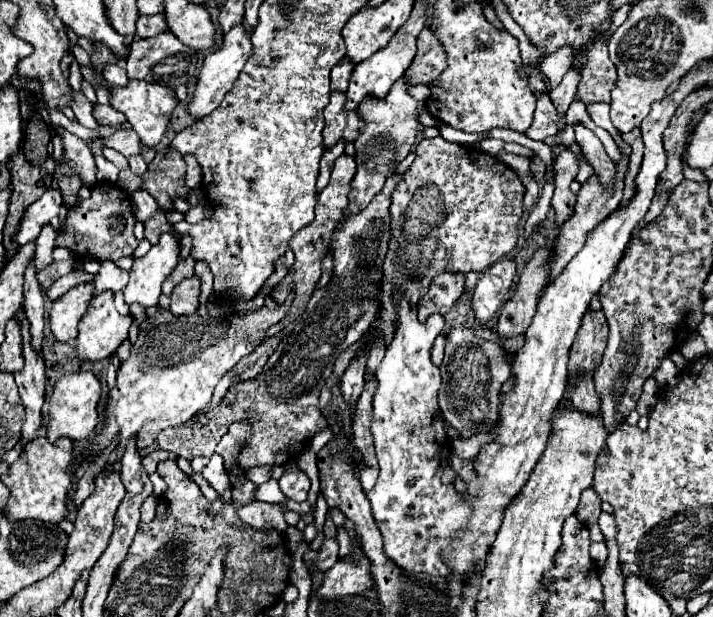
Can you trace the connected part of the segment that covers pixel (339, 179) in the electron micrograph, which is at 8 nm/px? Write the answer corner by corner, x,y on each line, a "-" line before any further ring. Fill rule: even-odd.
342,154
332,168
332,176
328,186
318,194
318,208
316,208
316,218
304,226
302,230
298,230
294,234
294,238
290,240
290,248
296,256
296,264
290,268
292,274
292,284
294,284
294,302
292,302
292,310
298,314
304,314
308,300
312,298
312,292
316,288
316,282
320,278
320,260
326,256
328,246
330,246
330,238
334,234
334,230
340,226
342,222
342,208
348,206
348,194
350,194
350,182
356,174
356,162
352,156

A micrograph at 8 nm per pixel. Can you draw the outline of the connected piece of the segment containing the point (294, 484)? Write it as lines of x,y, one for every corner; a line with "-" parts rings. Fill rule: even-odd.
290,464
290,466
286,466
284,476
278,480
278,486
280,486
282,494
288,496
290,500
302,502
302,500
306,500
306,494
308,494
308,488
310,488
310,480
296,464

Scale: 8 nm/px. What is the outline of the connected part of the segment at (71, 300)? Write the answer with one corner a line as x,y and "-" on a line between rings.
78,284
70,288
64,296
54,300
50,310
50,330
58,342
74,344
78,334
78,322
84,316
92,294
92,284

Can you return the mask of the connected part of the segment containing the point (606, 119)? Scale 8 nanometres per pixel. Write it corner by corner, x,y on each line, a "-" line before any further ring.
600,102
590,104
587,106
587,112
597,126
610,133
620,150
624,150
624,152
626,152
626,156
630,156
632,148
622,140
621,134
615,129
611,122
609,115
610,103

